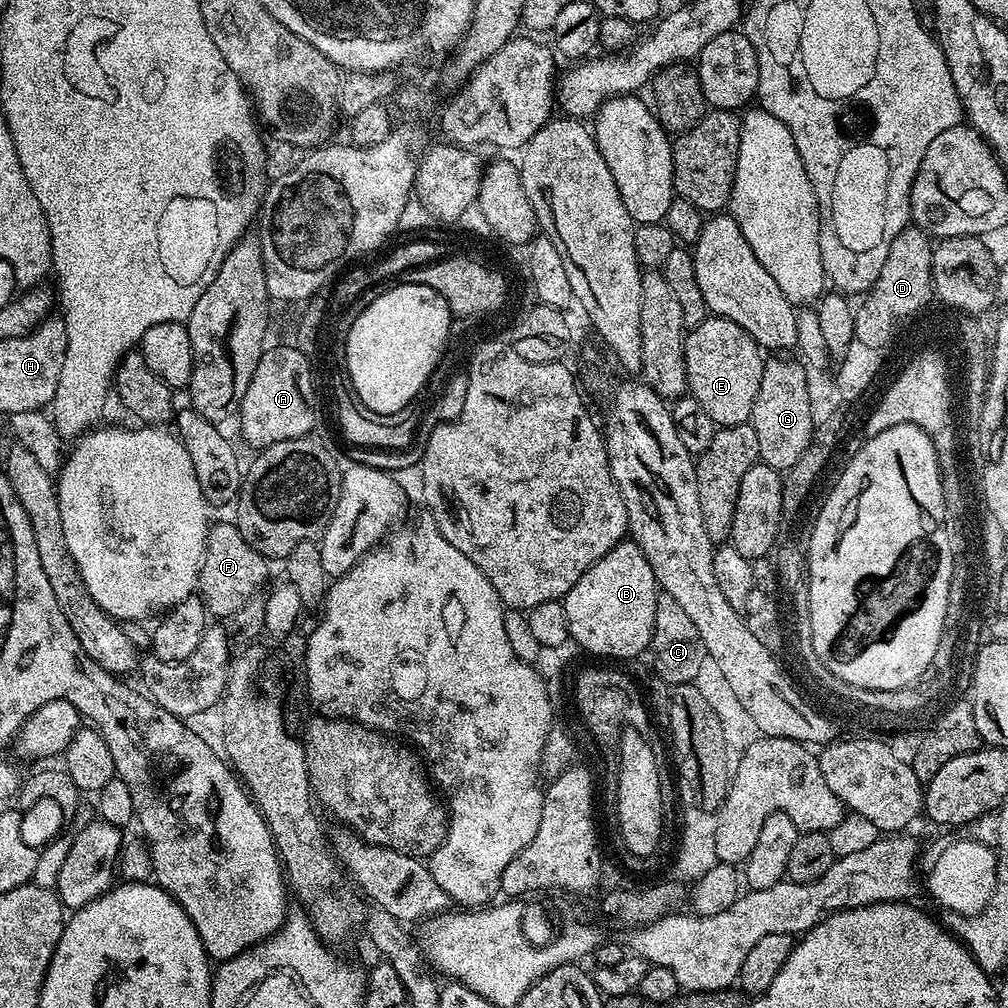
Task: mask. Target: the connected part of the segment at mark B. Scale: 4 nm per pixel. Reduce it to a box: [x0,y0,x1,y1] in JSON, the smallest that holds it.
[563,538,658,656]

